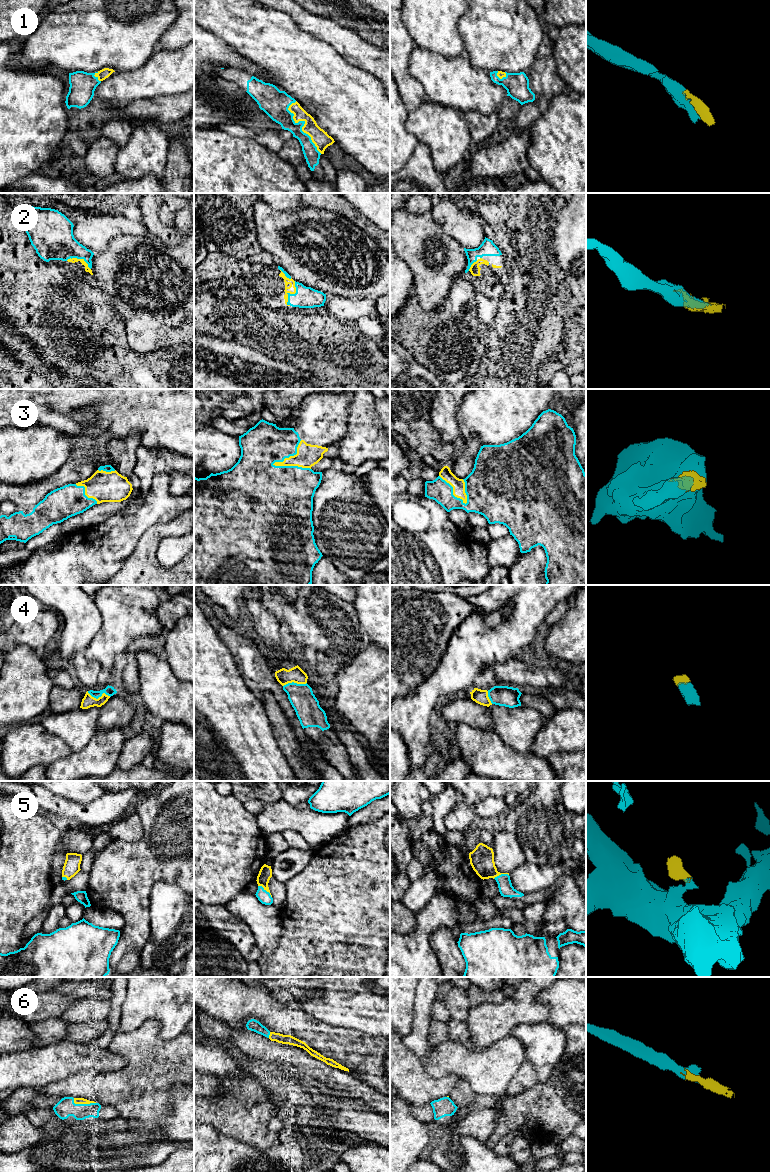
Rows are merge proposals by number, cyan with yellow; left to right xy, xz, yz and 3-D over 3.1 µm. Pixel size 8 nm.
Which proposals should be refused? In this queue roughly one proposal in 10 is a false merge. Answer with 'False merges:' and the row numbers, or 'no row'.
False merges: no row

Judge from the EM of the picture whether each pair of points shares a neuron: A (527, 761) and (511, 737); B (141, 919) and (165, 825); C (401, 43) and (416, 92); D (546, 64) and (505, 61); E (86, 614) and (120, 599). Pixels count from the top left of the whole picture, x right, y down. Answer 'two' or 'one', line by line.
A: two
B: one
C: one
D: two
E: two

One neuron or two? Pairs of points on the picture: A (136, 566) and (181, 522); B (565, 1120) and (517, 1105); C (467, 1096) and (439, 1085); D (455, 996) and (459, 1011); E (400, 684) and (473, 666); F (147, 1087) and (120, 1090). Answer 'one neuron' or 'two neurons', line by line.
A: one neuron
B: one neuron
C: two neurons
D: one neuron
E: two neurons
F: one neuron

